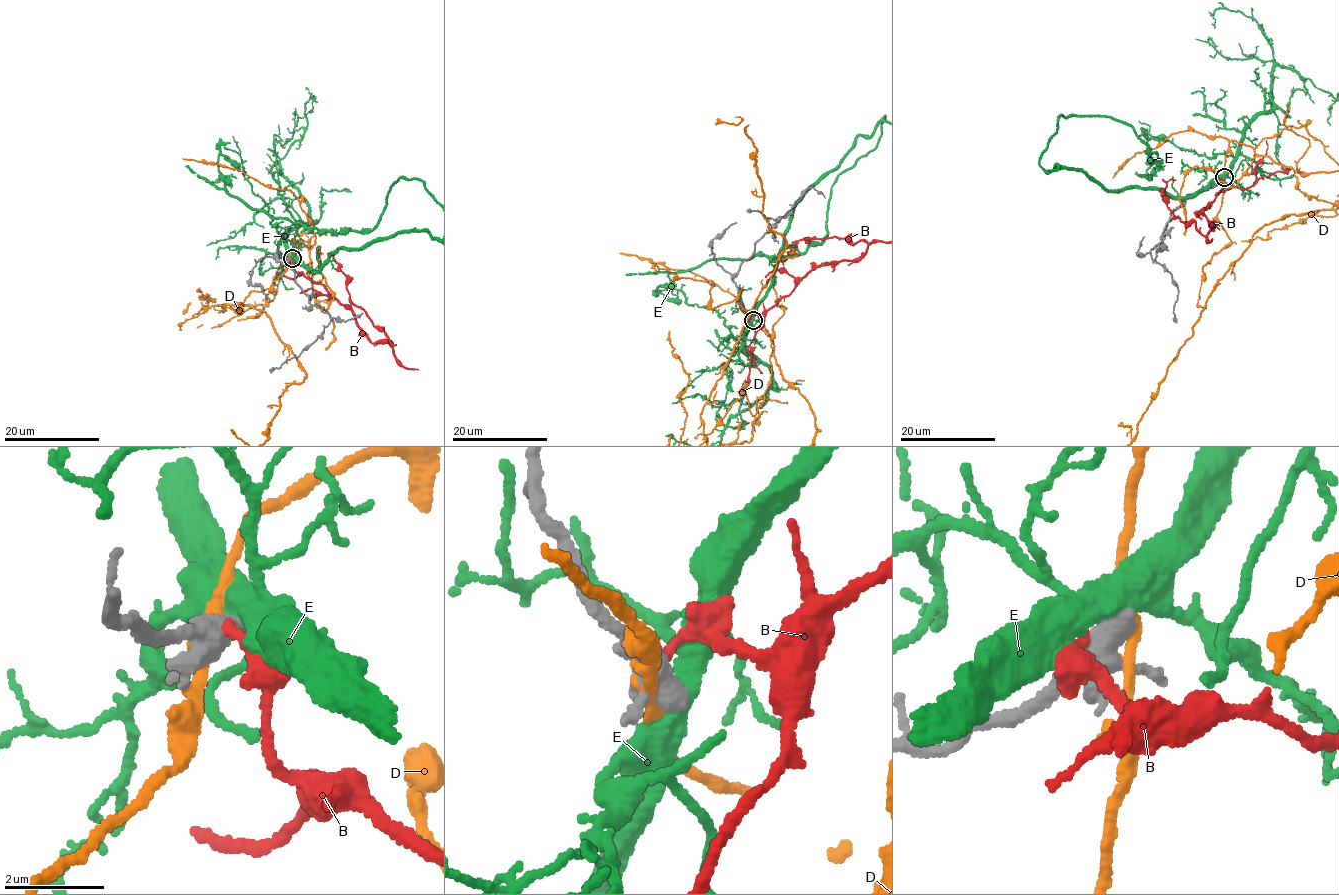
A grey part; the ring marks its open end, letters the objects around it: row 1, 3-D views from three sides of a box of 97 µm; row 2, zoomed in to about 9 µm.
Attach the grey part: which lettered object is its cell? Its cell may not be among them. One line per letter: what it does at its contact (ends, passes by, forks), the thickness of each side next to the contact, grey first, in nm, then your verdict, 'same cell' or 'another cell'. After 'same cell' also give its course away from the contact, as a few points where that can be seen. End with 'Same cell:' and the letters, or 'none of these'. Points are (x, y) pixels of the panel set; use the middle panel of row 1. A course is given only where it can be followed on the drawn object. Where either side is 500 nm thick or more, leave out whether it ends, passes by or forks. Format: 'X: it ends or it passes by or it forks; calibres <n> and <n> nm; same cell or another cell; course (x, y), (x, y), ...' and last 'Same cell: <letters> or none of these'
B: it ends; calibres 440 and 240 nm; another cell
D: it passes by; calibres 440 and 240 nm; another cell
E: calibres 440 and 550 nm; another cell
Same cell: none of these

